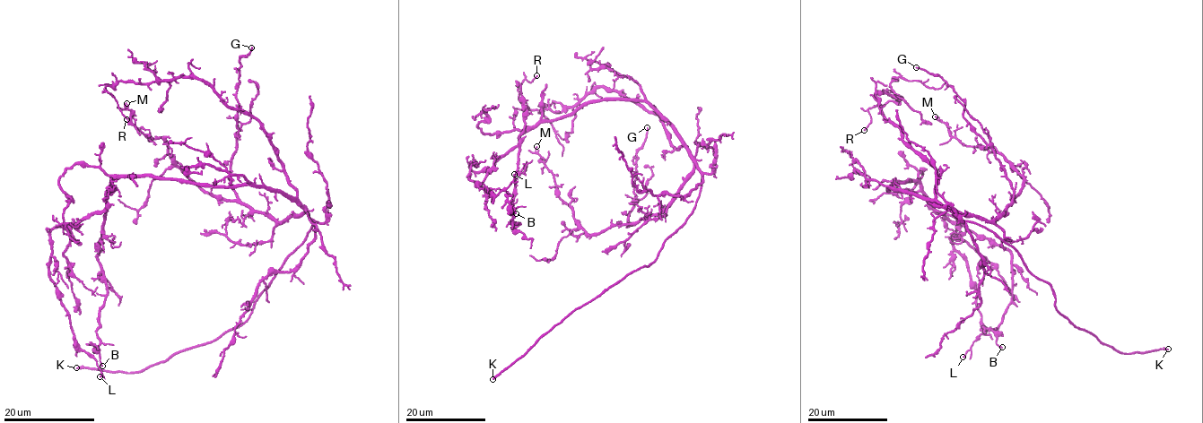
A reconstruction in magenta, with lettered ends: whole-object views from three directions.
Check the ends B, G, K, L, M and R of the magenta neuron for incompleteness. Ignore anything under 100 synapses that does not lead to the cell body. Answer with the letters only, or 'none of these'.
K

